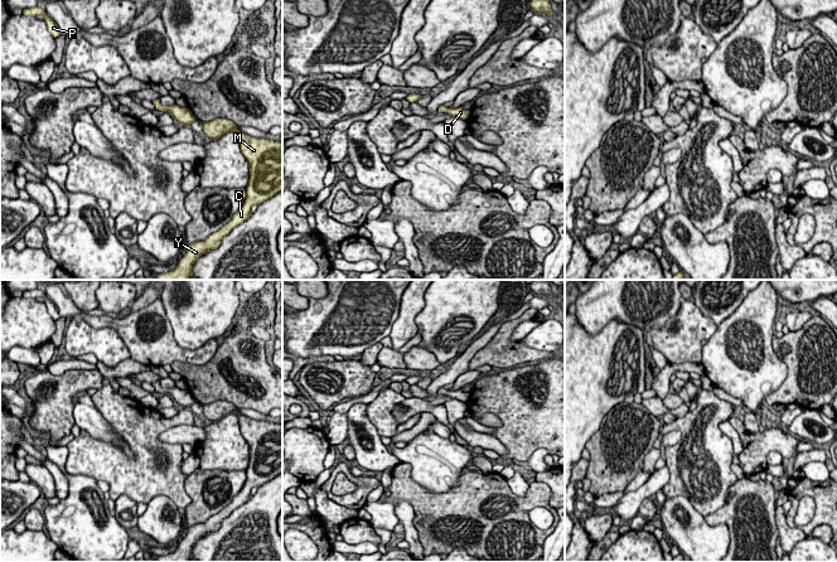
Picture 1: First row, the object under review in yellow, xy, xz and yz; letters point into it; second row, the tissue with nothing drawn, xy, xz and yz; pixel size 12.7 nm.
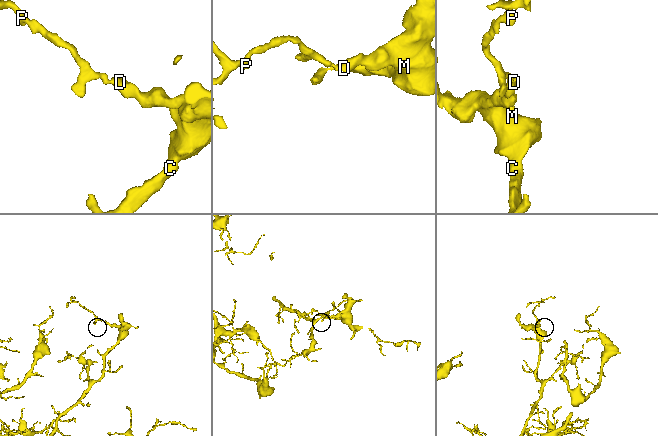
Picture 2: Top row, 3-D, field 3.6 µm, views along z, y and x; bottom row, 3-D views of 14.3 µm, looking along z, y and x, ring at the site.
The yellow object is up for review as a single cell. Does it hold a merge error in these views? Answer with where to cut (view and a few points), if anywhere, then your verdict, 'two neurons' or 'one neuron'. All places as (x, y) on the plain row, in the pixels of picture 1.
no cut; one neuron

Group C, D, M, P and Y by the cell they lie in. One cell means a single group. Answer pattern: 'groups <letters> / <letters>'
groups C D M P Y

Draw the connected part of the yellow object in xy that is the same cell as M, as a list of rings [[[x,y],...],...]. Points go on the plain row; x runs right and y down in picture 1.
[[[216,401],[202,404],[203,415],[211,422],[217,422],[228,413],[238,417],[242,436],[248,444],[250,462],[246,469],[246,483],[232,502],[221,512],[209,517],[204,523],[188,528],[187,536],[178,548],[165,556],[158,556],[156,562],[189,562],[194,544],[208,533],[216,532],[222,522],[238,507],[251,498],[251,489],[261,486],[282,473],[282,425],[267,421],[256,421],[241,415],[237,407],[227,401]]]

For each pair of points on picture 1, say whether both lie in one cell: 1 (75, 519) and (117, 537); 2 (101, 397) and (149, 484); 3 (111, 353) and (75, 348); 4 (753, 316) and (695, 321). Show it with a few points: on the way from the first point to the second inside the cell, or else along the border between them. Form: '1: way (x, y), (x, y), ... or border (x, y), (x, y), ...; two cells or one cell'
1: way (85, 528), (95, 537), (107, 537); one cell
2: way (122, 418), (143, 439), (149, 453), (149, 463); one cell
3: way (102, 347), (83, 347); one cell
4: border (717, 326), (707, 340); two cells

